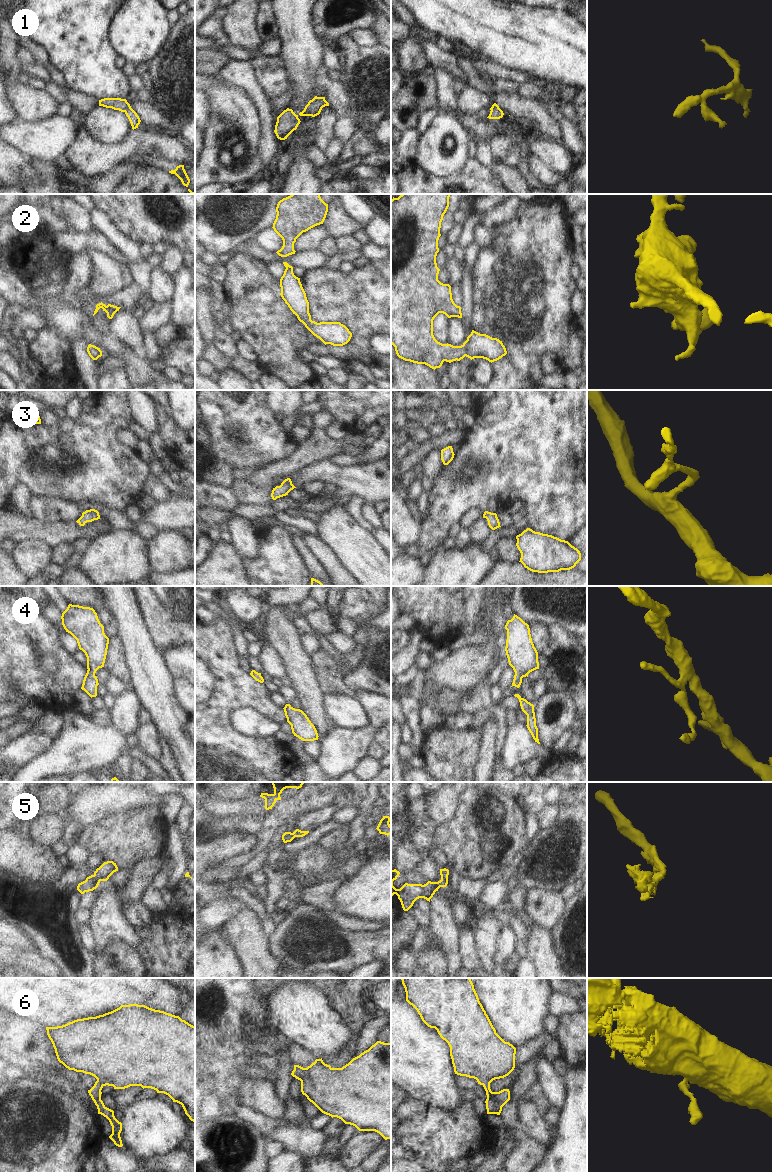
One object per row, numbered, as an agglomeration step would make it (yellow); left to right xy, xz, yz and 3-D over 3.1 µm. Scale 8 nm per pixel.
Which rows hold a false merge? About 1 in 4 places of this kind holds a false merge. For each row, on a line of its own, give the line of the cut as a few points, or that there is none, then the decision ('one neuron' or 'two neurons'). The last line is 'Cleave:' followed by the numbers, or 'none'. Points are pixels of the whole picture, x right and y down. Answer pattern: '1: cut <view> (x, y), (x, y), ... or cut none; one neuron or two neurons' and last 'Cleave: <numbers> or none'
1: cut none; one neuron
2: cut none; one neuron
3: cut none; one neuron
4: cut none; one neuron
5: cut none; one neuron
6: cut none; one neuron
Cleave: none

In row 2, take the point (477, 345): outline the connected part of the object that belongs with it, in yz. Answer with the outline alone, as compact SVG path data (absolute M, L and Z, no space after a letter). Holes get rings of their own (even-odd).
M401 194L391 200L391 344L399 358L425 364L434 370L440 368L444 361L460 361L465 356L471 360L483 358L492 363L507 354L502 341L474 330L461 346L442 344L433 335L433 320L439 313L448 318L462 318L461 307L452 299L451 286L438 280L440 269L436 263L441 222L449 207L449 197L450 194Z

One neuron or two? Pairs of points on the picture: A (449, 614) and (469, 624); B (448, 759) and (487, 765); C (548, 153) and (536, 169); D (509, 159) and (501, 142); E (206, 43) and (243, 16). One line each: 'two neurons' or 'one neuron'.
A: two neurons
B: two neurons
C: two neurons
D: one neuron
E: two neurons

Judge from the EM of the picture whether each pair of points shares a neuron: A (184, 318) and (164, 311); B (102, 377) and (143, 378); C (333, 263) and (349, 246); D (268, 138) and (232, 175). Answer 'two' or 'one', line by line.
A: two
B: two
C: one
D: two

